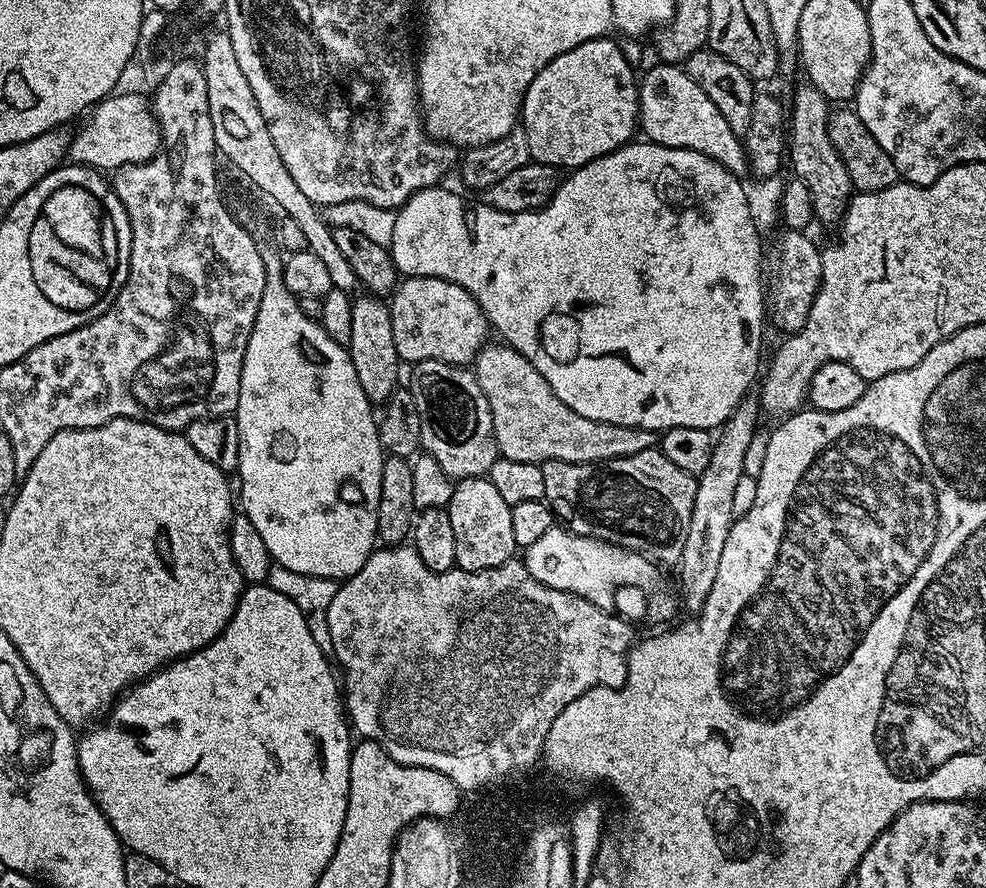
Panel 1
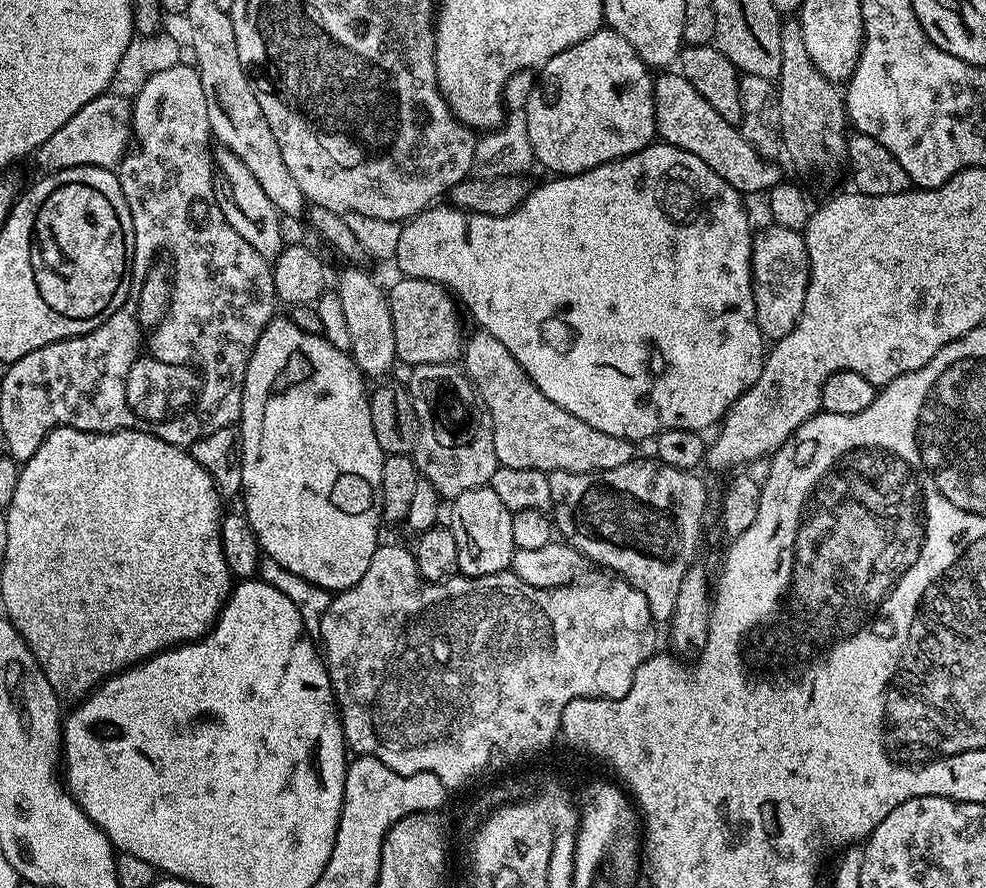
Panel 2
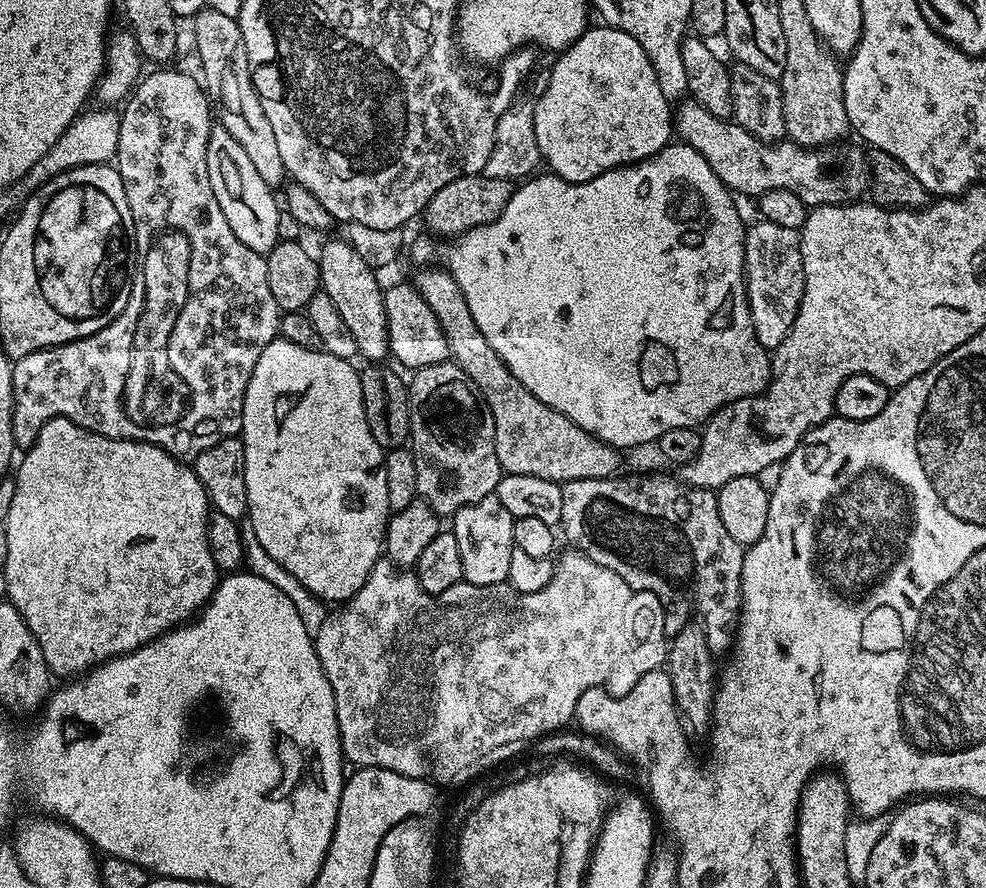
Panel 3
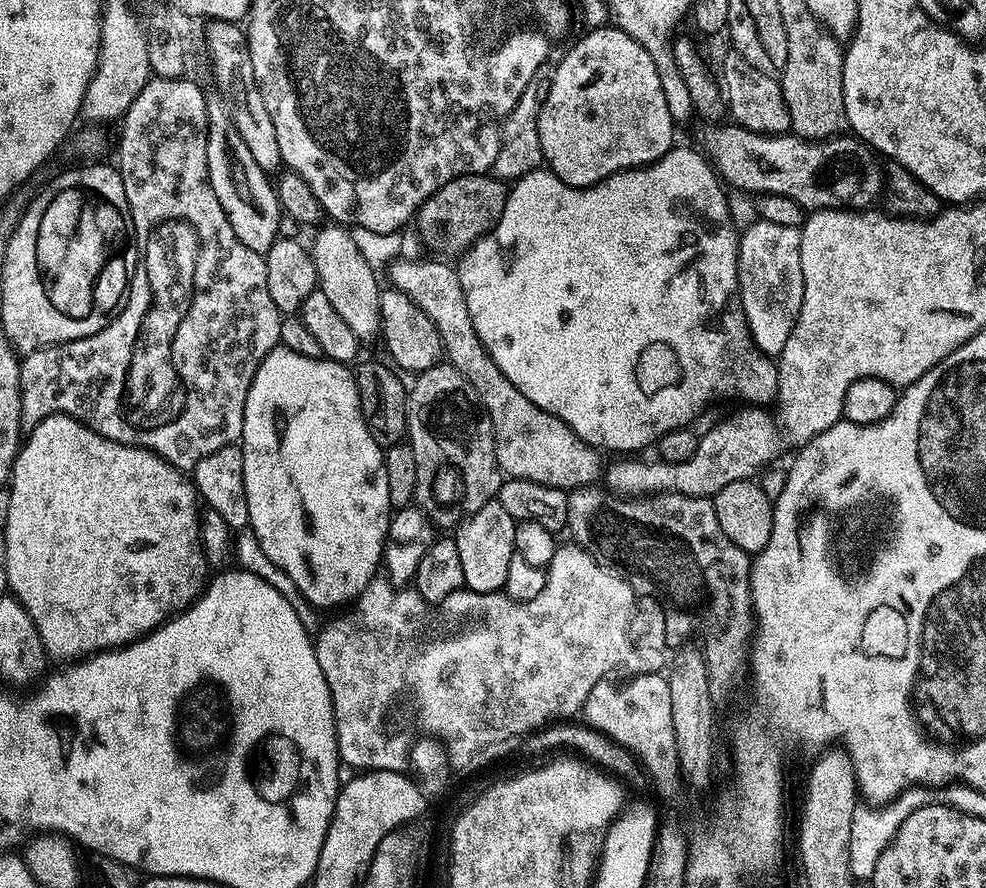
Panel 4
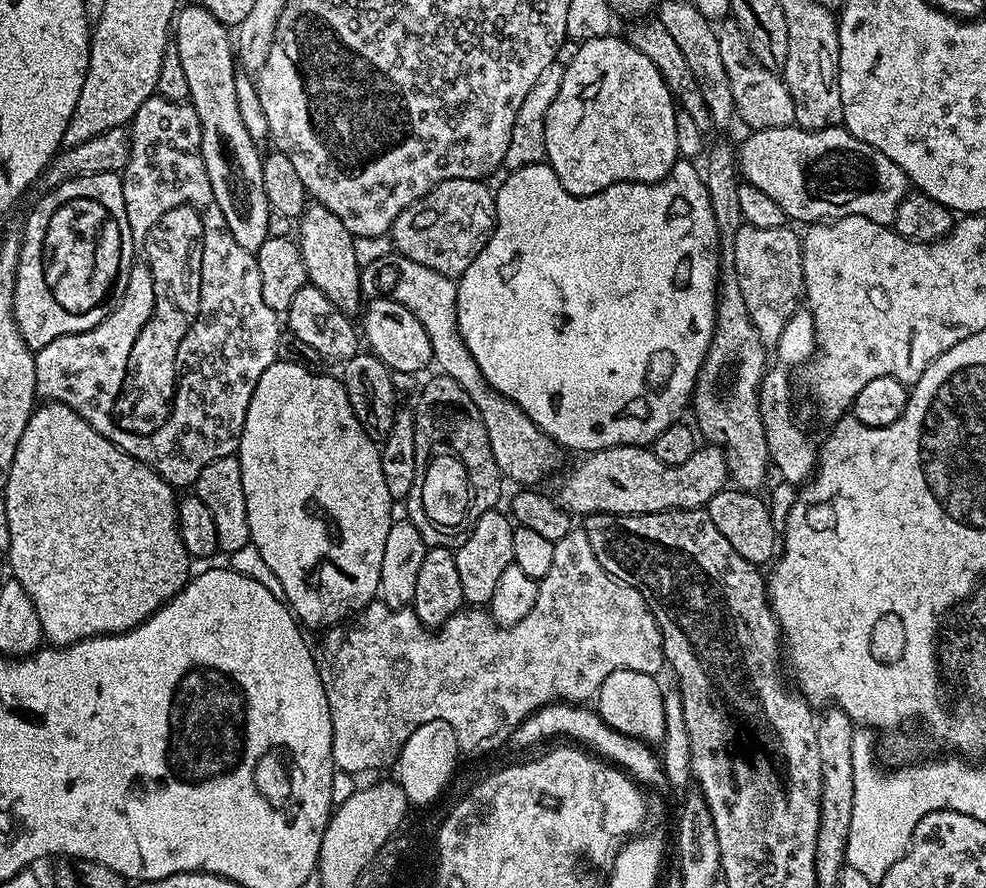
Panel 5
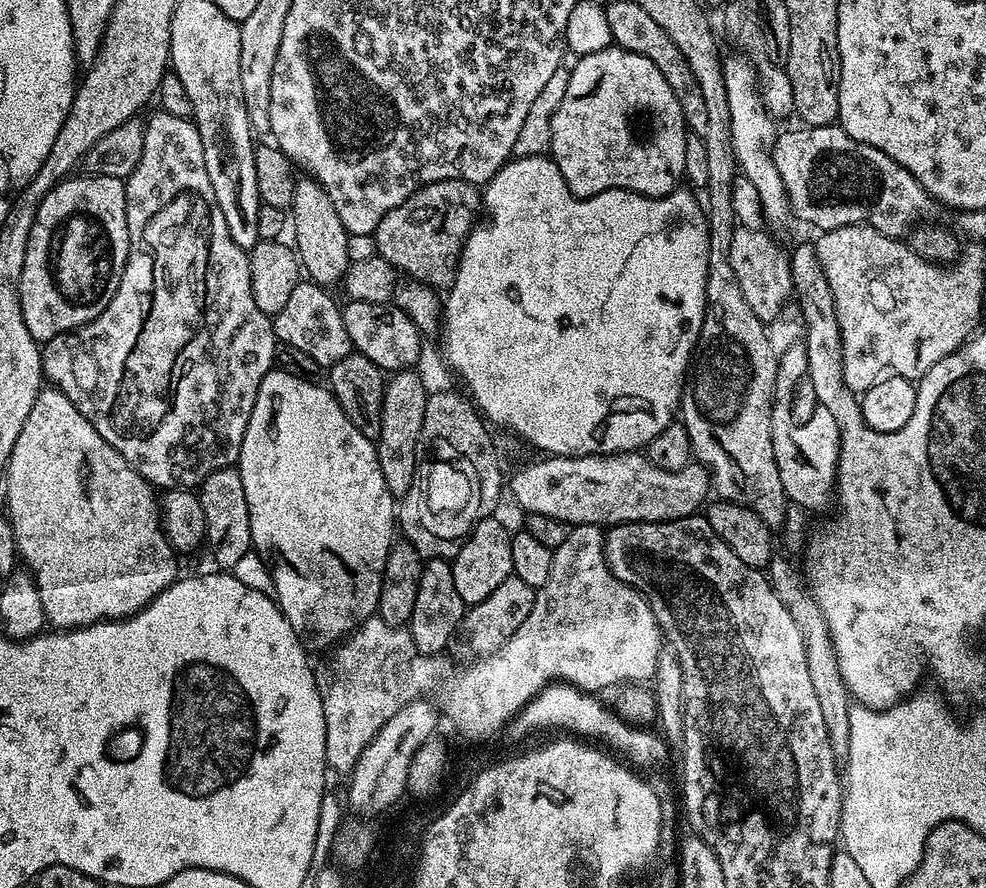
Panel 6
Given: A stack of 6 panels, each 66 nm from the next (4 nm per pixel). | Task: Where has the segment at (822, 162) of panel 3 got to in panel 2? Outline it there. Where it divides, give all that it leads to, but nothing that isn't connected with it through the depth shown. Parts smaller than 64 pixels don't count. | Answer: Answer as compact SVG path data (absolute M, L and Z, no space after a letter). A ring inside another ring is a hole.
M664 70L655 77L656 90L656 131L659 139L665 144L673 144L675 148L686 150L694 154L694 158L702 158L714 174L718 174L730 186L734 186L737 192L767 193L768 189L780 183L782 173L778 163L760 156L743 137L739 127L733 126L694 90L694 86L683 74L676 70Z

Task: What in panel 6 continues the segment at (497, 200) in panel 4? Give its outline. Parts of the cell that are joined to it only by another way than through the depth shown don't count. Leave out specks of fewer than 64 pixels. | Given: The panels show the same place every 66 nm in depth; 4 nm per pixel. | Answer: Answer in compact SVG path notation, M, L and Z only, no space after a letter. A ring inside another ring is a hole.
M460 179L428 184L382 218L374 233L378 255L385 265L392 267L393 264L413 281L447 290L452 287L460 253L481 208L482 194L477 185Z

